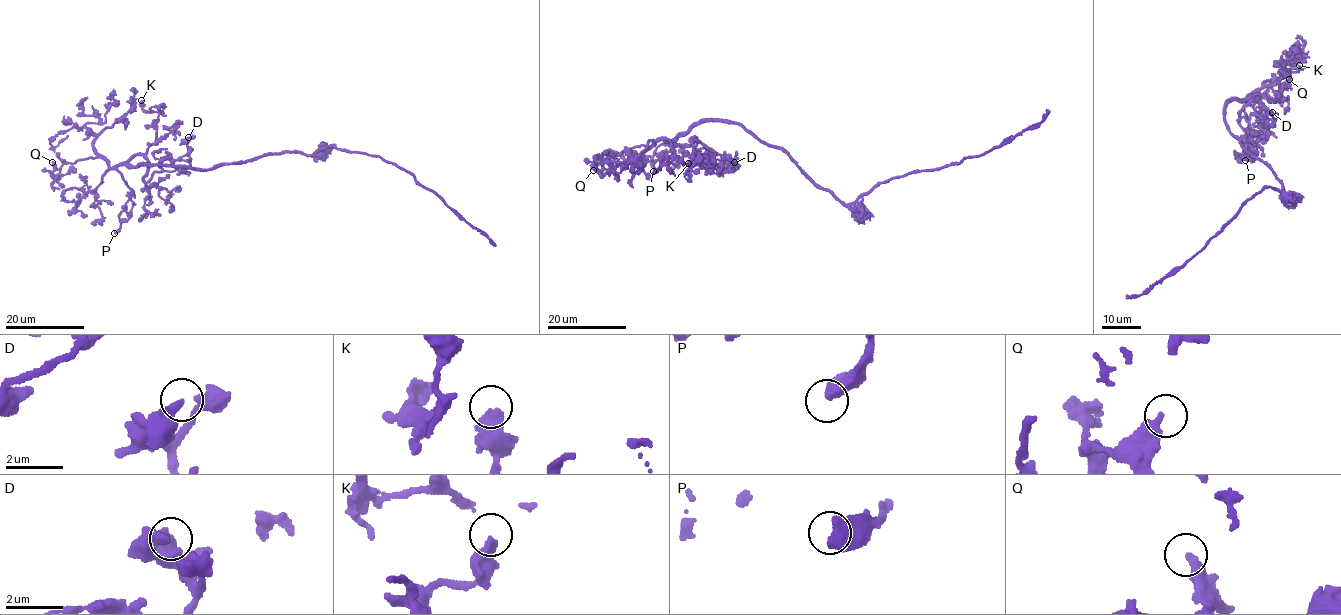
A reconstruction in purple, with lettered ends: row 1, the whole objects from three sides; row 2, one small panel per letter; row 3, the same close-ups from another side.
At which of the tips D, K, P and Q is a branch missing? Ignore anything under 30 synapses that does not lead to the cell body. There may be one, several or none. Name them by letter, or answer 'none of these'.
none of these

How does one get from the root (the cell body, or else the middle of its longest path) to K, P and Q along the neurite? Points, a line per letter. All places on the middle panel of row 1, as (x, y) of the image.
K: (809, 176), (781, 149), (721, 121), (695, 122), (675, 138), (697, 142), (700, 164), (707, 152), (688, 163)
P: (809, 176), (781, 149), (739, 124), (700, 120), (664, 140), (673, 160), (663, 158), (659, 170), (653, 171)
Q: (809, 176), (739, 124), (700, 120), (671, 140), (604, 154), (601, 170), (595, 163), (593, 170)

